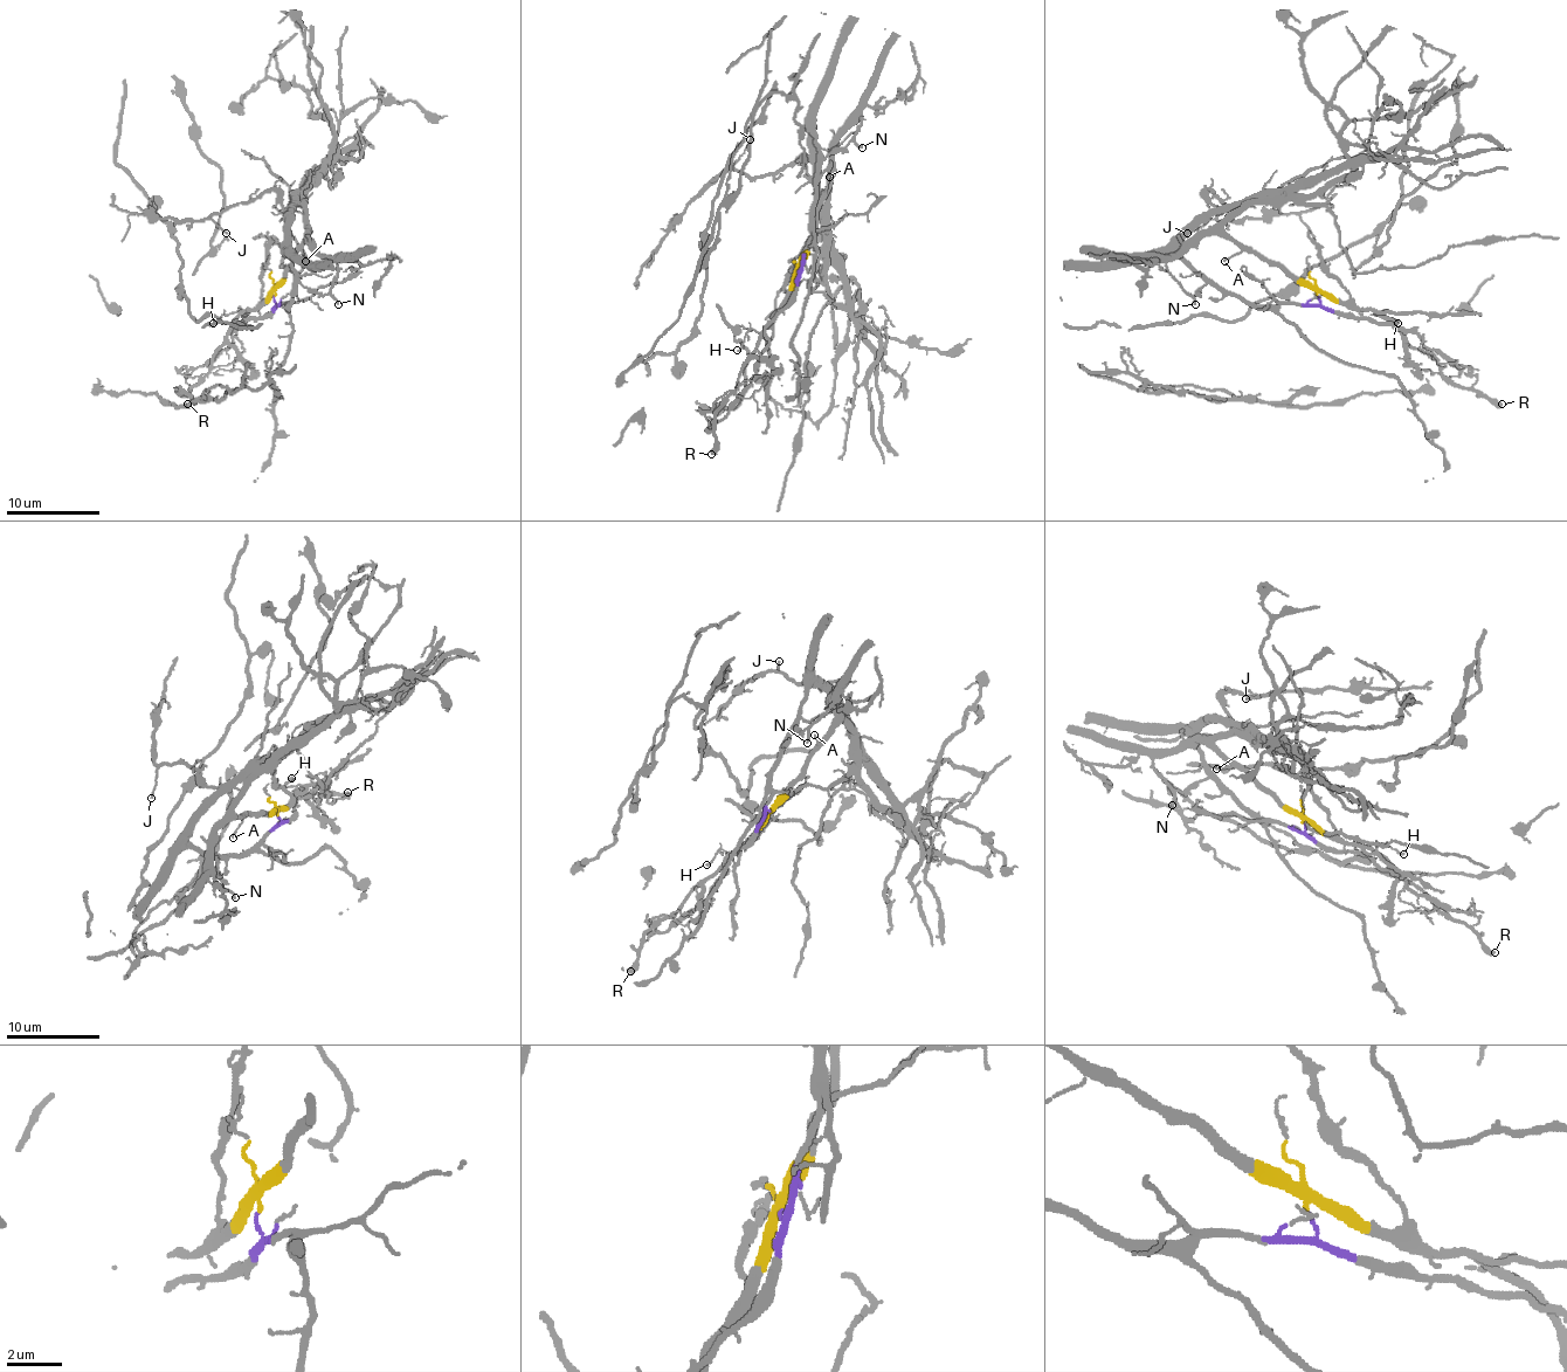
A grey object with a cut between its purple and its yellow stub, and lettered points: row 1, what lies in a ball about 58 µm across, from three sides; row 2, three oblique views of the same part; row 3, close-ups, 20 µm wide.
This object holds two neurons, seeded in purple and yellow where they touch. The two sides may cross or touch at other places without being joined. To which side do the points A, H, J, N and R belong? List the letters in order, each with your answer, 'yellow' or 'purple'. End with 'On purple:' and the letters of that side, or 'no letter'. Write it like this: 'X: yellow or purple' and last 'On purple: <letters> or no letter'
A: yellow
H: yellow
J: purple
N: yellow
R: yellow
On purple: J

